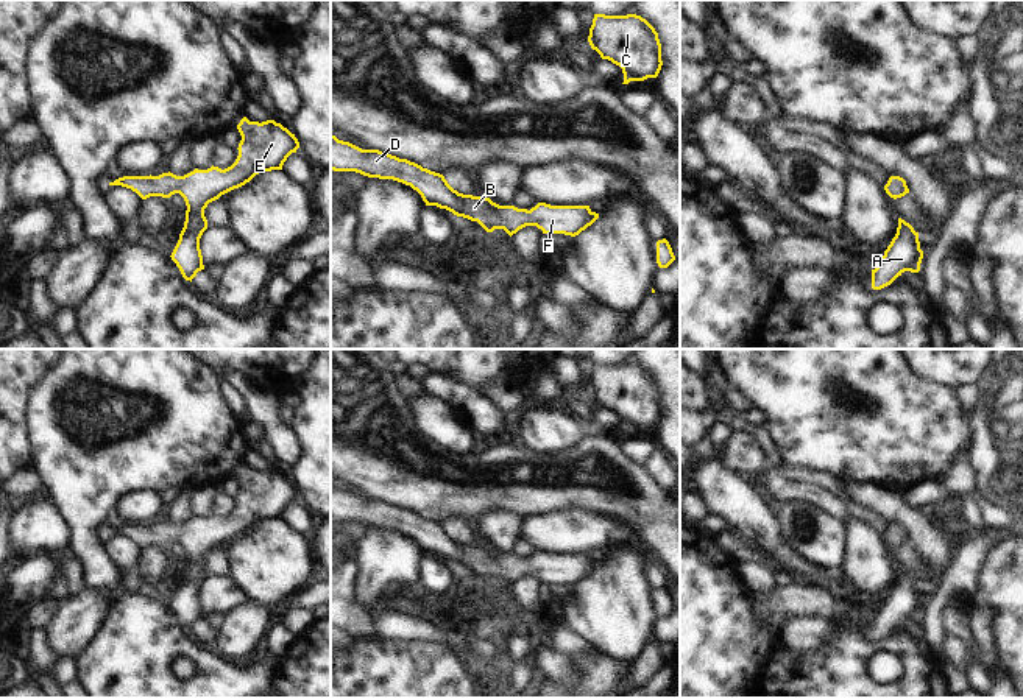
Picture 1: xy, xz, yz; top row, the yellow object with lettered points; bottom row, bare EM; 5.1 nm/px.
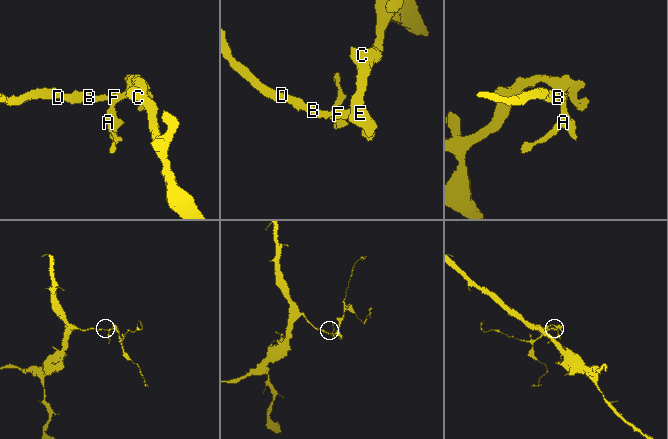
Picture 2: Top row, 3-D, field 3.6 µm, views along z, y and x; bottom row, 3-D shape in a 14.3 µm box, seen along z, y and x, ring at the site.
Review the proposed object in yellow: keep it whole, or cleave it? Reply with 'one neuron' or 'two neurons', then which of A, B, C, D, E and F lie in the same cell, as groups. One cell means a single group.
one neuron; A B C D E F

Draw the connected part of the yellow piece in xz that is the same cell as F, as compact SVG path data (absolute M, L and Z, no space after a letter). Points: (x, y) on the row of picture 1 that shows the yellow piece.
M331 134L331 170L334 171L356 171L368 178L393 179L410 185L416 190L426 206L437 206L446 209L457 217L477 221L487 232L504 229L510 237L526 226L536 226L543 234L565 234L575 237L588 226L591 226L599 213L593 212L589 206L550 206L538 203L530 210L518 209L515 206L499 206L487 196L463 195L454 190L443 174L423 168L421 165L407 159L399 159L379 150L362 150L349 142L338 140Z

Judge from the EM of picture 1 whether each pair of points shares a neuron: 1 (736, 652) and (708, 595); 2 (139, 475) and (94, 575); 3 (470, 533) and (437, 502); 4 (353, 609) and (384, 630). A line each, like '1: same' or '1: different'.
1: same
2: same
3: different
4: different

